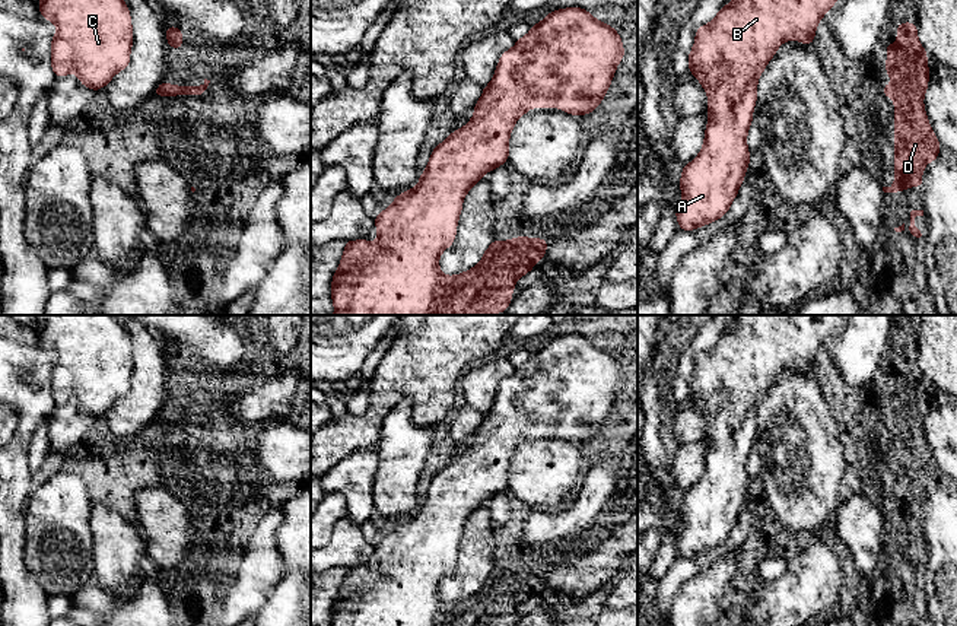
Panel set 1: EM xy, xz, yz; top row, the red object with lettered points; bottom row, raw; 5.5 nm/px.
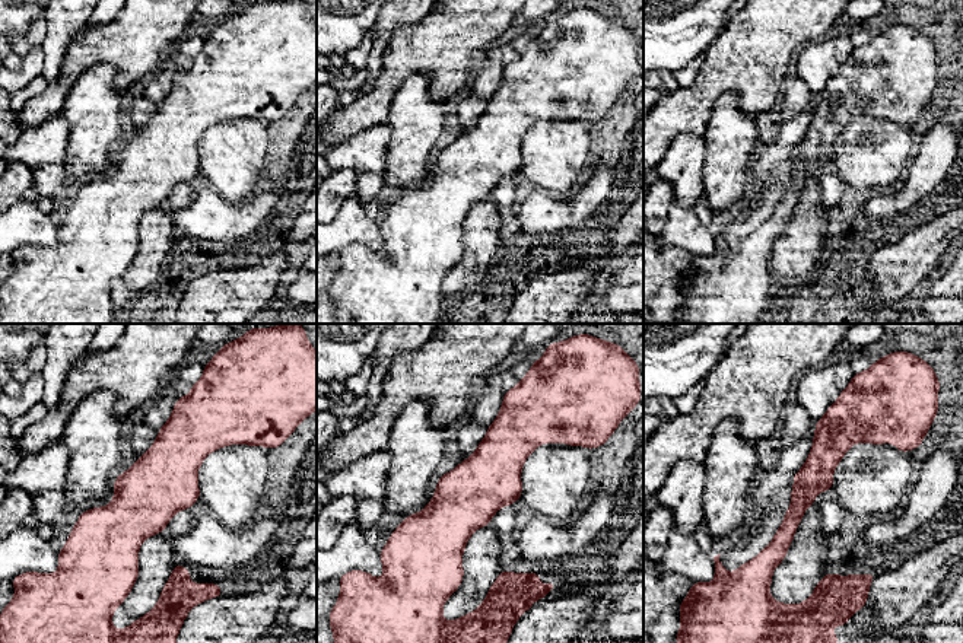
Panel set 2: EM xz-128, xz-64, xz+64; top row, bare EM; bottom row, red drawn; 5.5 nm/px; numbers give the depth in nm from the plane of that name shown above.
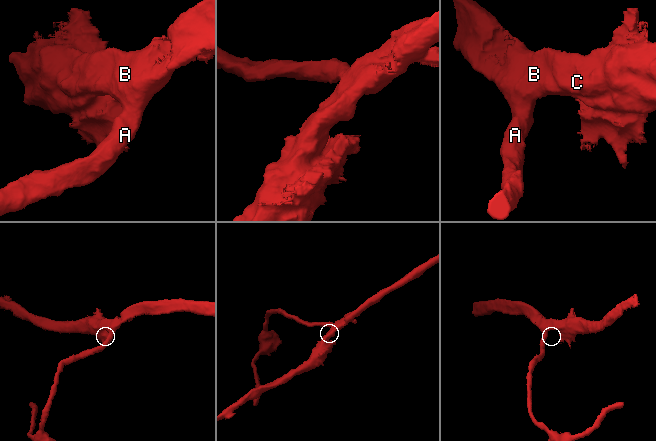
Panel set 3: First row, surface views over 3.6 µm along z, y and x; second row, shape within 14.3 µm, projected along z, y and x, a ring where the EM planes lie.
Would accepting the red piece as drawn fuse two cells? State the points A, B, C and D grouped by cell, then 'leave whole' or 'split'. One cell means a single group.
A B C D | leave whole

